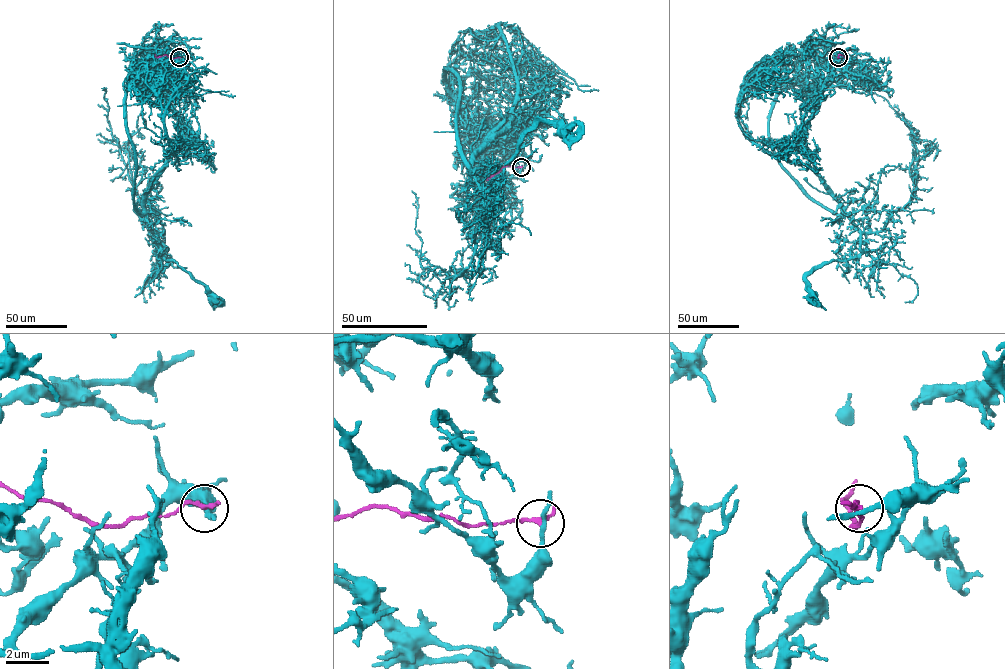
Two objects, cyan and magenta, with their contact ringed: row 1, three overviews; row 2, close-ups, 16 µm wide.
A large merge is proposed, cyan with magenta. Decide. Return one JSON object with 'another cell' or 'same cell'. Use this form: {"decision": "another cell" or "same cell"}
{"decision": "another cell"}

